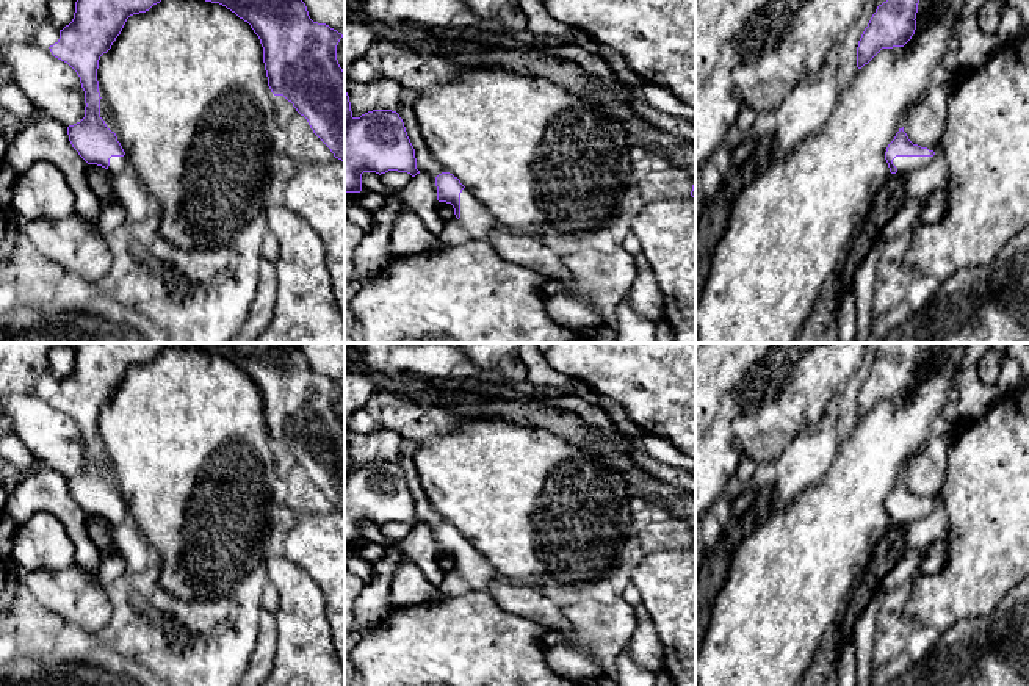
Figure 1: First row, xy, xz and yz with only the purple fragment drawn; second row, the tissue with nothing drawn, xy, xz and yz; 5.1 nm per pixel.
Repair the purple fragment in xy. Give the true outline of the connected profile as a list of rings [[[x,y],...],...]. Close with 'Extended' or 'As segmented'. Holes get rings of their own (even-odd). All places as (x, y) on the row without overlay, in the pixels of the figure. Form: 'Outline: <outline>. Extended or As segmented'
Outline: [[[81,343],[75,352],[72,373],[60,381],[60,390],[49,399],[80,428],[86,454],[85,468],[69,476],[67,486],[72,498],[88,515],[102,517],[111,526],[128,522],[116,484],[100,468],[99,410],[111,399],[130,366],[146,363],[172,346],[219,354],[247,373],[263,398],[271,443],[291,453],[334,507],[345,514],[345,421],[337,410],[337,396],[343,385],[326,374],[313,373],[301,343]]]. Extended

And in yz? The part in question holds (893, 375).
Outline: [[[893,343],[877,357],[857,398],[857,418],[868,415],[882,399],[904,398],[916,381],[919,343]]]. As segmented

